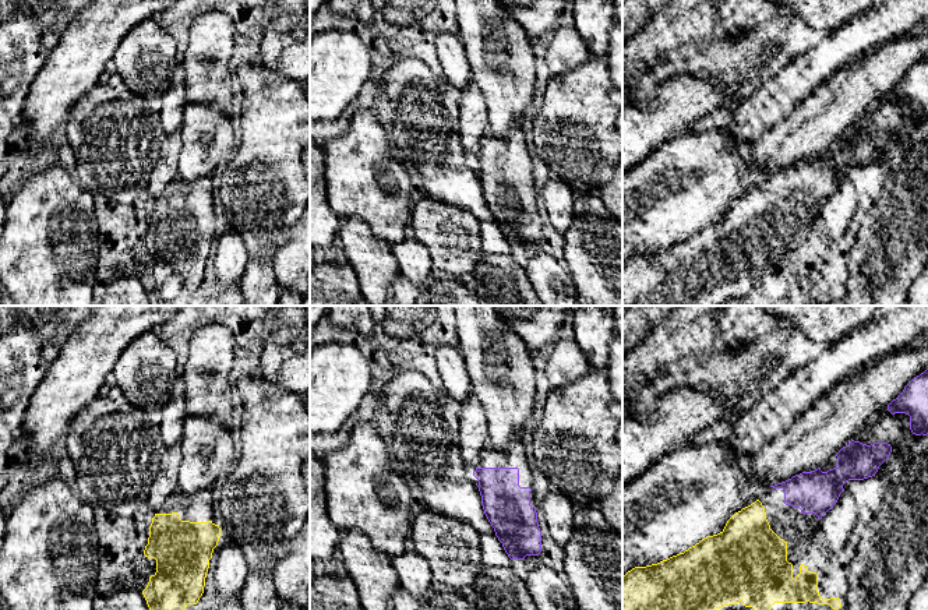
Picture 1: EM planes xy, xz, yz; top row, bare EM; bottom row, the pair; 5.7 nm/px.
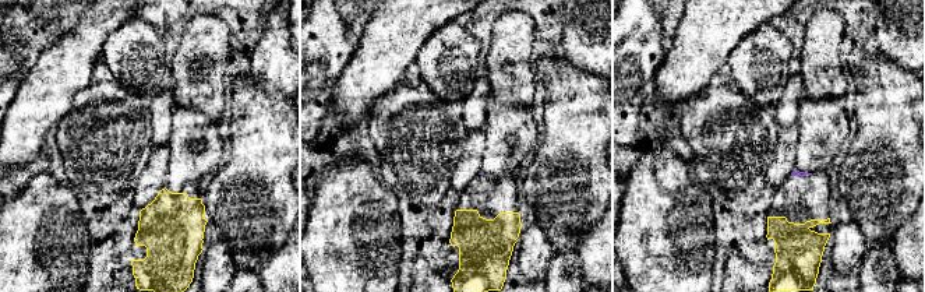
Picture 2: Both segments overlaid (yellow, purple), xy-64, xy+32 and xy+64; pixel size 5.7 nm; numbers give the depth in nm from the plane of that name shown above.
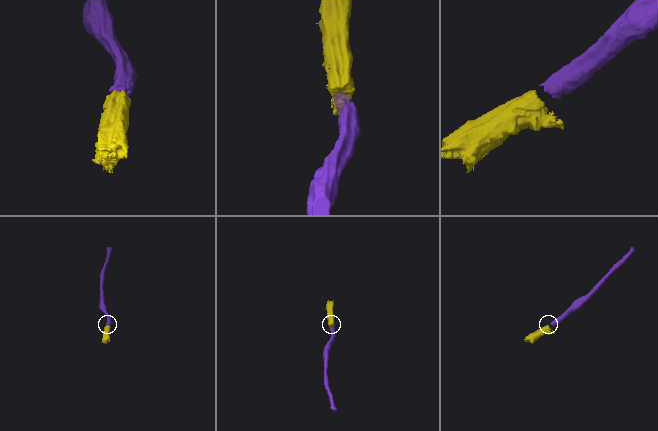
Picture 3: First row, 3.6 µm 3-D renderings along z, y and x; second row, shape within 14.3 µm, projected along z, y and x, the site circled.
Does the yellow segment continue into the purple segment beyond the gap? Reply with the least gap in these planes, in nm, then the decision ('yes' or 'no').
110 nm apart; yes

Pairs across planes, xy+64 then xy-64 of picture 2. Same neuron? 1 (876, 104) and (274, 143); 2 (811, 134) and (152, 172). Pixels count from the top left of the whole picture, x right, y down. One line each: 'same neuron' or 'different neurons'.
1: same neuron
2: different neurons

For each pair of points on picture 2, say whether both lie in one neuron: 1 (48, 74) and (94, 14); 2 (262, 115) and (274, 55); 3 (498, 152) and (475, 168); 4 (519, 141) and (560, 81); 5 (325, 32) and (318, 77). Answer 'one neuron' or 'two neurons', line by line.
1: one neuron
2: two neurons
3: two neurons
4: two neurons
5: one neuron

